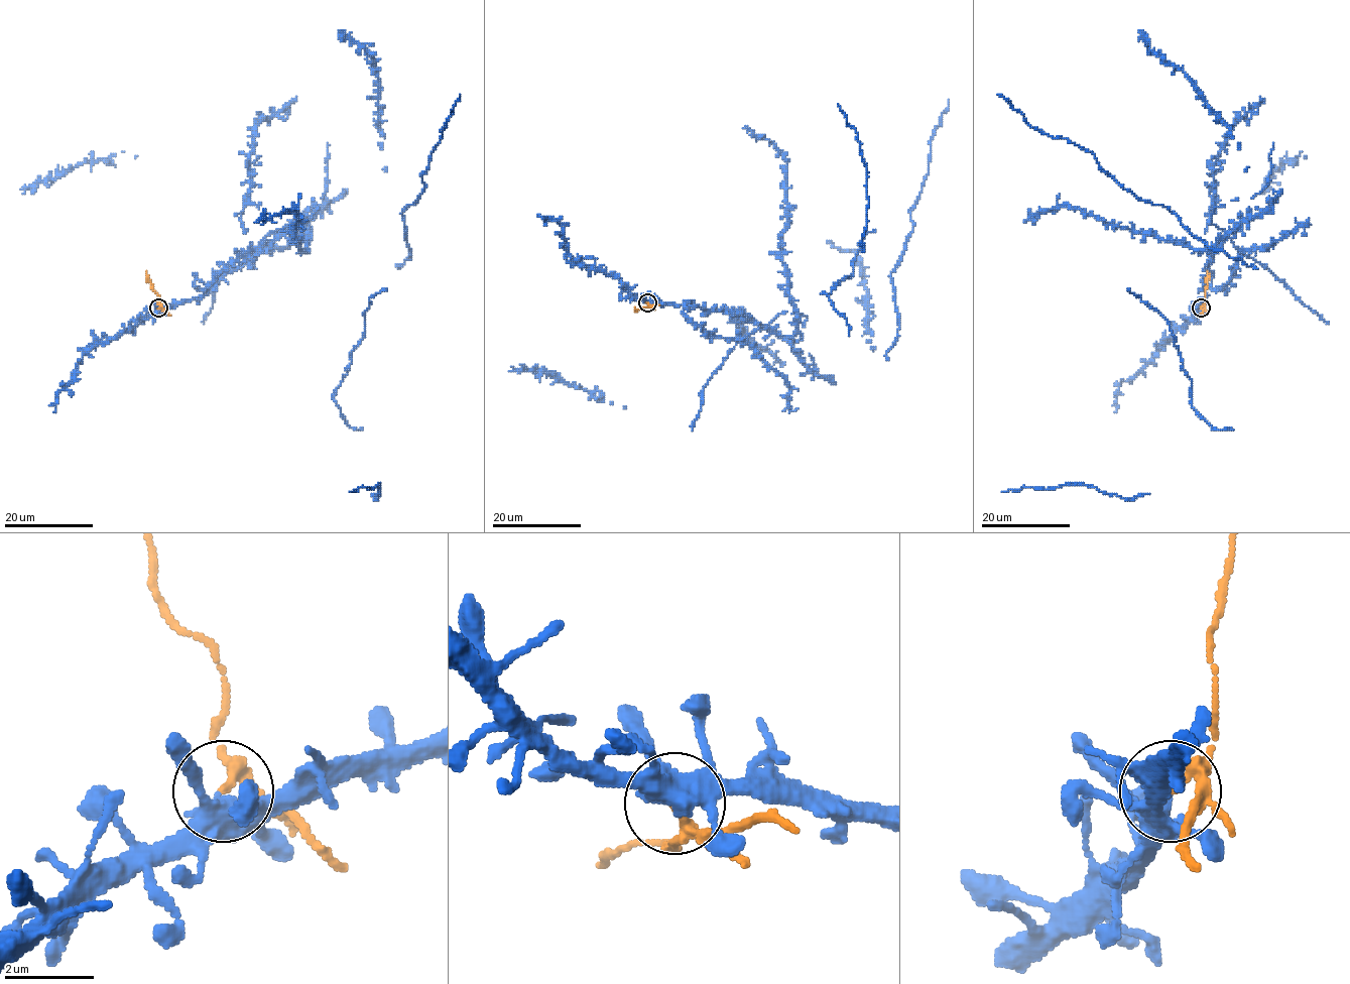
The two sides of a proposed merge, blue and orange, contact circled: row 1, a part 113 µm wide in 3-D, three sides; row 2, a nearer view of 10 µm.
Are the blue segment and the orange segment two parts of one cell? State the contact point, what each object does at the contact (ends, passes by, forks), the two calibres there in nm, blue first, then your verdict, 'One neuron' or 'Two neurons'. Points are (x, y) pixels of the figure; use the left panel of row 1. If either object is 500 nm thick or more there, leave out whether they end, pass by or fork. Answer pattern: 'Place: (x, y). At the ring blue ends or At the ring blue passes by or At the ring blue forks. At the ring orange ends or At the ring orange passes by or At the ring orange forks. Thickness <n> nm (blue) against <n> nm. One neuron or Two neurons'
Place: (158, 308). At the ring blue forks. At the ring orange passes by. Thickness 340 nm (blue) against 160 nm. Two neurons

